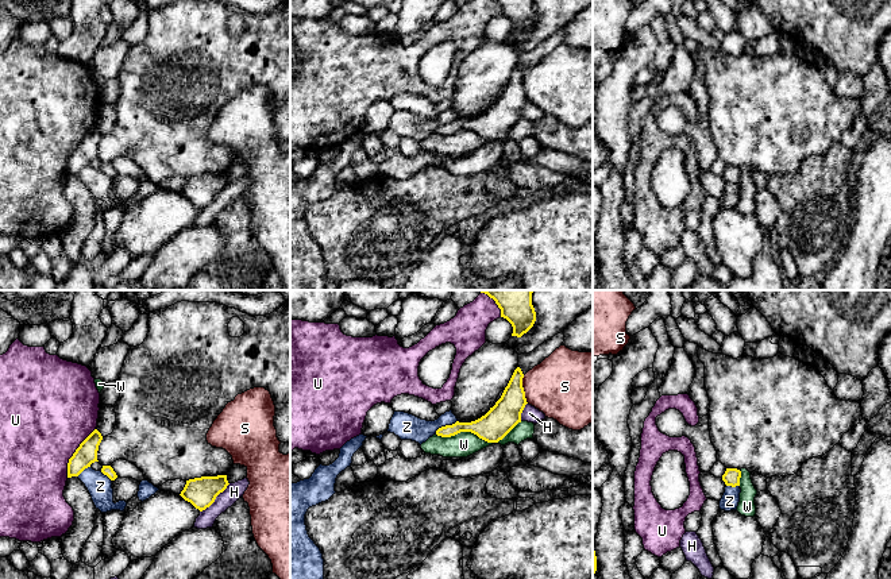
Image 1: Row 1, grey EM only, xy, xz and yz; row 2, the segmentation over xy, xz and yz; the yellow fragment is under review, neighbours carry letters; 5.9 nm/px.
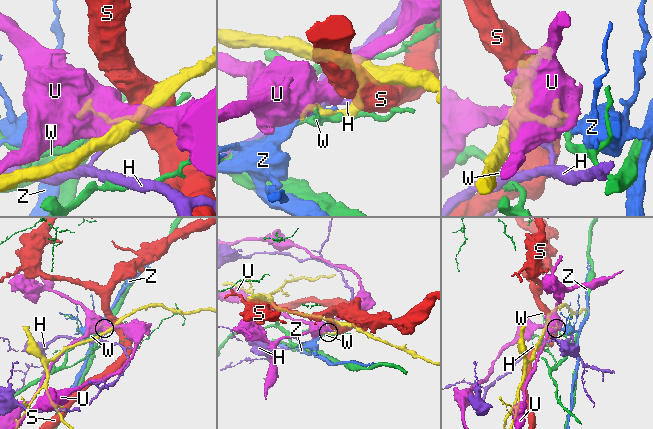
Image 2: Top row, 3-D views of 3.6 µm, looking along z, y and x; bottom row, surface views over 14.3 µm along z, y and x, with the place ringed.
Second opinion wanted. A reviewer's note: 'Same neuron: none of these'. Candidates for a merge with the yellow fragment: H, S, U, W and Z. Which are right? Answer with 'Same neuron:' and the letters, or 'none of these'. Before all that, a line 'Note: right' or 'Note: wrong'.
Note: right
Same neuron: none of these

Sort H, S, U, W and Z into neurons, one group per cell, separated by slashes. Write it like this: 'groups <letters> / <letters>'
groups H / S / U / W / Z

